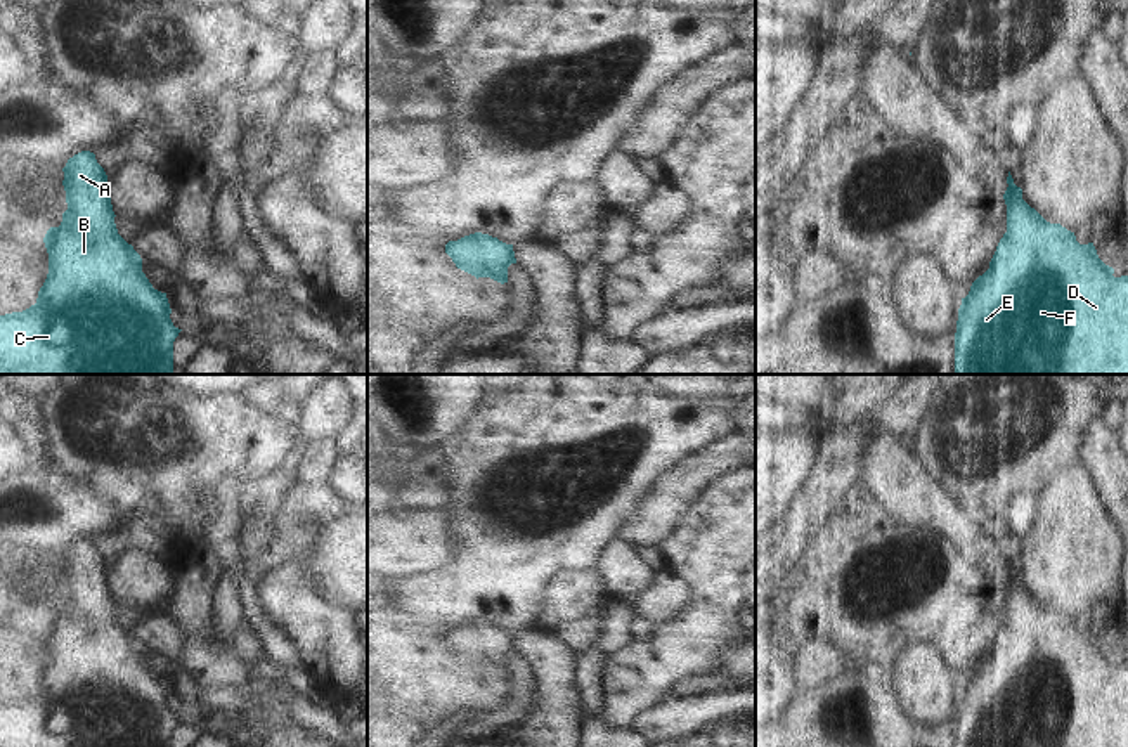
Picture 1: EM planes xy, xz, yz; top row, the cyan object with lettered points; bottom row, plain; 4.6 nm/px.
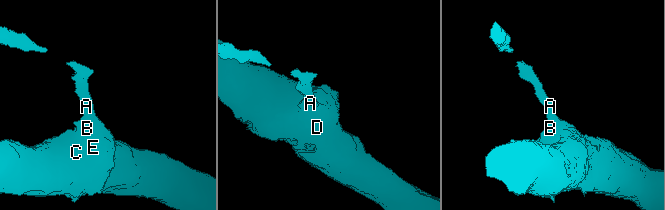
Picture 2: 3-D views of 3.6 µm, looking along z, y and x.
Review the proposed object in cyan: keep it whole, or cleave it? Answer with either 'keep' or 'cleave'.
keep

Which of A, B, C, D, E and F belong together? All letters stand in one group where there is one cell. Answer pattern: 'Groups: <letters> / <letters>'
Groups: A B C D E F

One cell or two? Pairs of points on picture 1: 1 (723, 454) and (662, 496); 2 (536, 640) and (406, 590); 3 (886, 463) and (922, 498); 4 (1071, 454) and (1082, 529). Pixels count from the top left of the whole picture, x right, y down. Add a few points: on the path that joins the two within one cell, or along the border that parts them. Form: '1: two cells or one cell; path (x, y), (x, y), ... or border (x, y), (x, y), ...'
1: one cell; path (707, 465), (678, 491)
2: two cells; border (538, 624), (513, 635)
3: one cell; path (894, 472), (914, 491)
4: two cells; border (1080, 461), (1068, 465)

